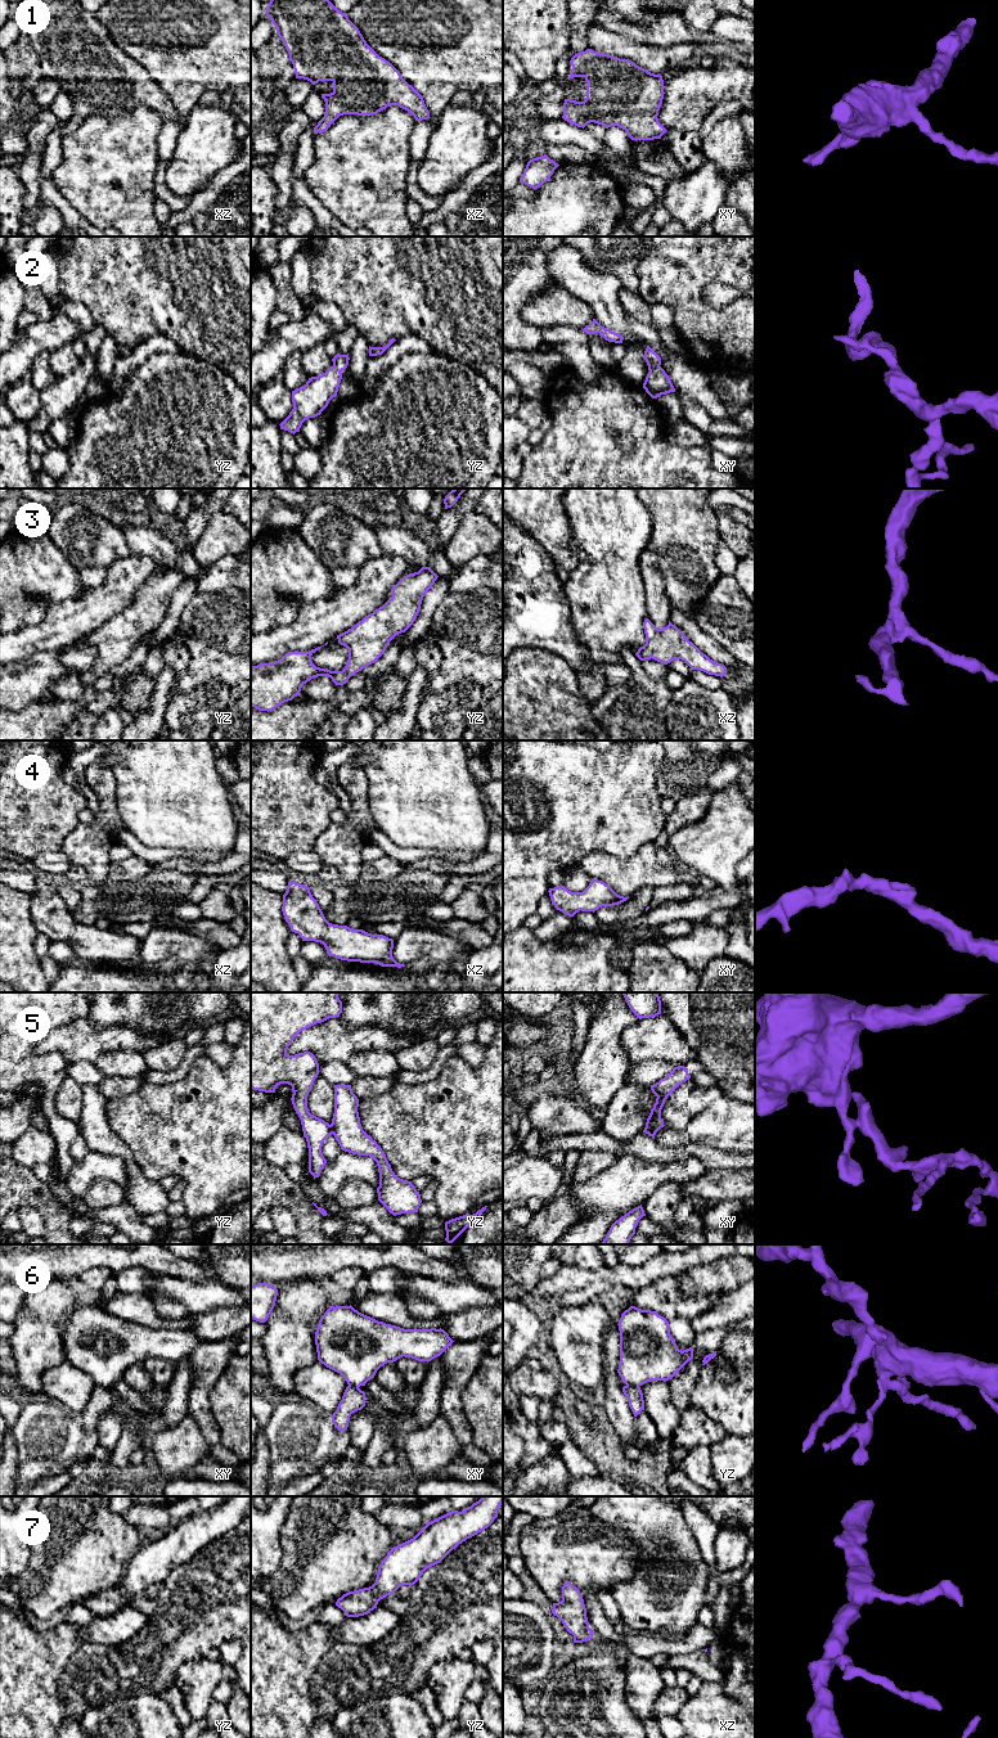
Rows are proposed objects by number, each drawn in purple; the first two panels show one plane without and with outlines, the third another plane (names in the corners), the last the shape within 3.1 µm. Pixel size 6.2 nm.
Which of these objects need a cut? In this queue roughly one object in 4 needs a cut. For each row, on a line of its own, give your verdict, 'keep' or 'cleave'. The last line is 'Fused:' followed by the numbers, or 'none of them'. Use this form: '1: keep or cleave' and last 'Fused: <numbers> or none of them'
1: keep
2: keep
3: keep
4: keep
5: cleave
6: cleave
7: keep
Fused: 5, 6

